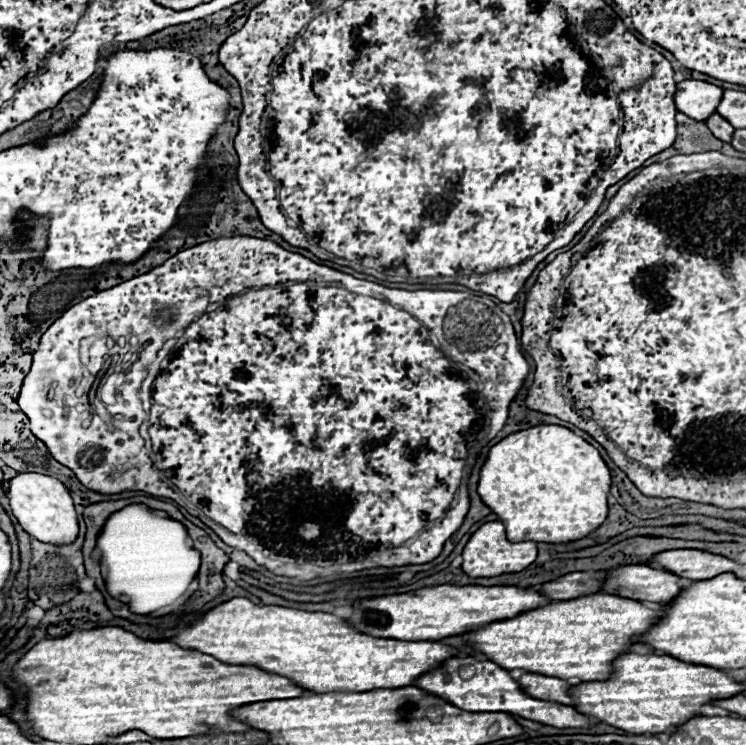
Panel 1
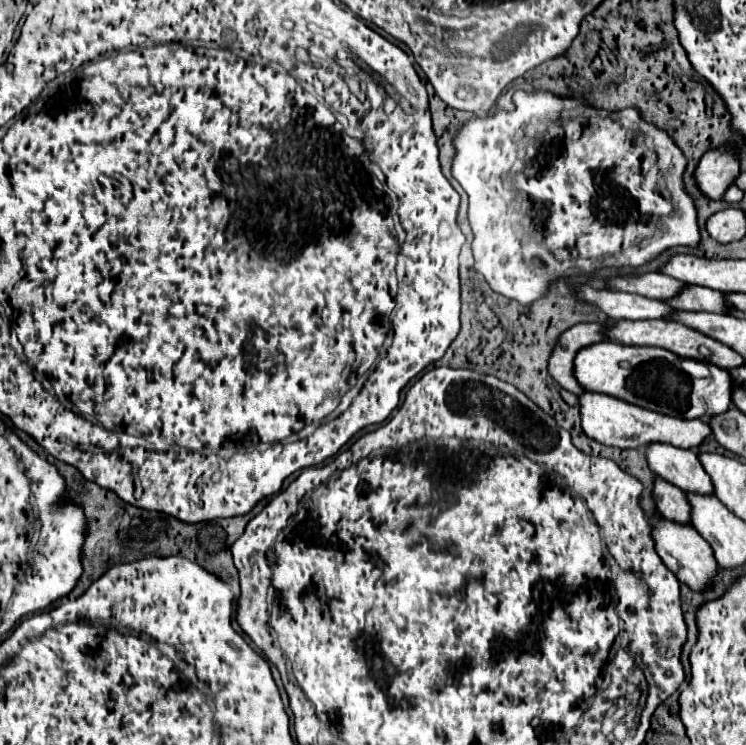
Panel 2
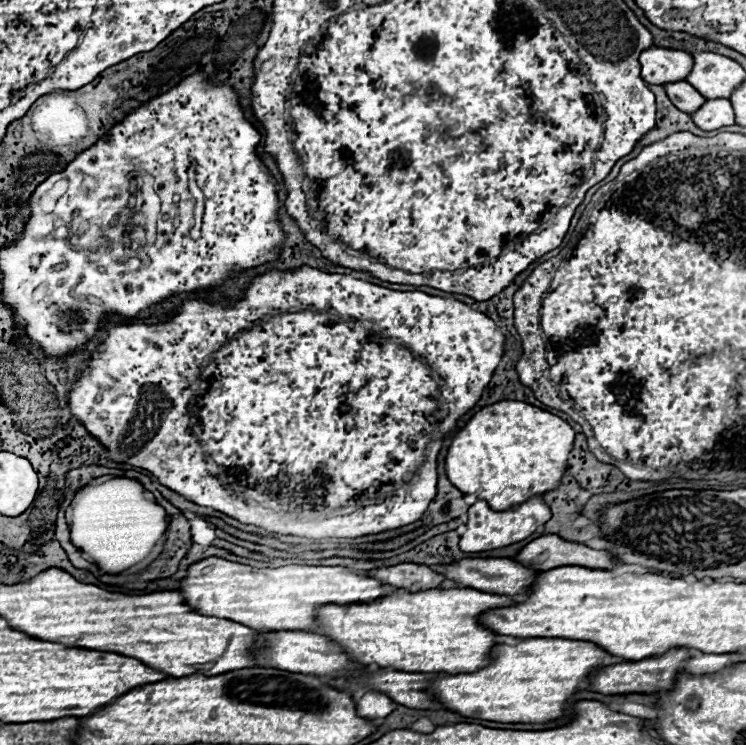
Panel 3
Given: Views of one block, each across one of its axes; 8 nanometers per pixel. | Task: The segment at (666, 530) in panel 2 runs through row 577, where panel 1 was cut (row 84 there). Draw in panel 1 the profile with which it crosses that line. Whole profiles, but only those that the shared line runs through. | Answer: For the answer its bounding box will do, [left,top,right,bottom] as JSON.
[674,80,722,120]

